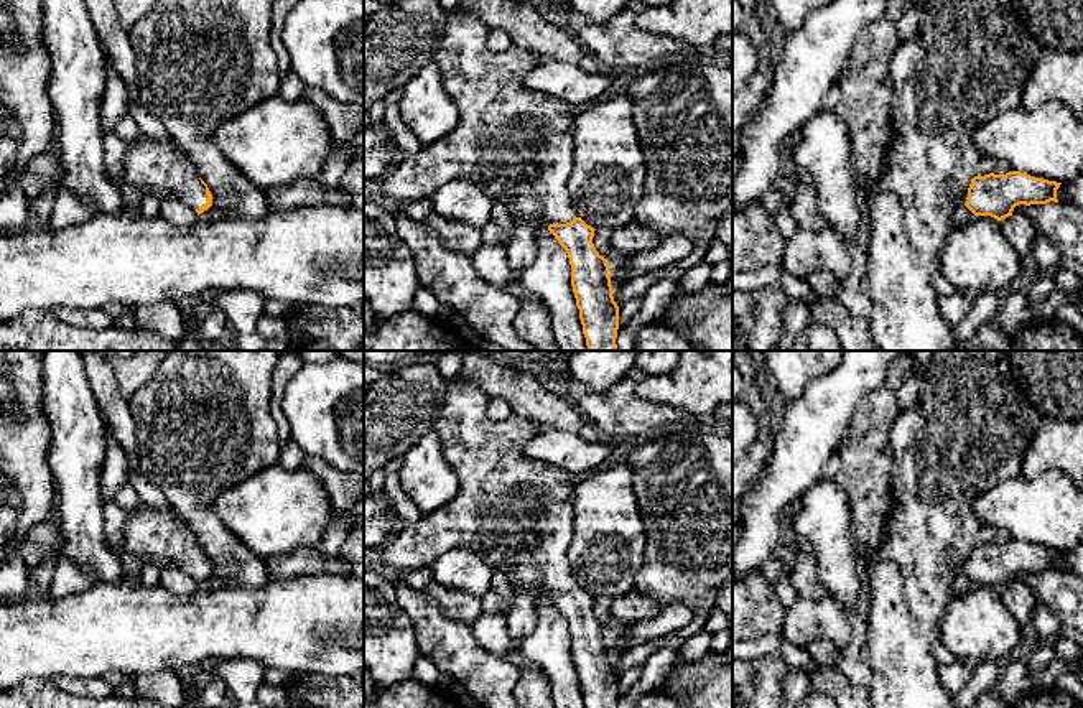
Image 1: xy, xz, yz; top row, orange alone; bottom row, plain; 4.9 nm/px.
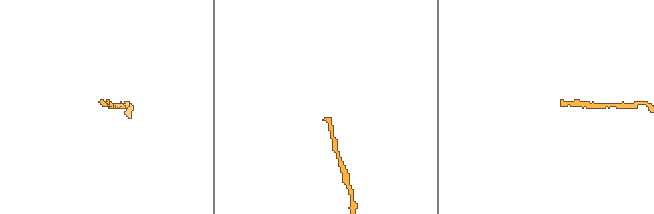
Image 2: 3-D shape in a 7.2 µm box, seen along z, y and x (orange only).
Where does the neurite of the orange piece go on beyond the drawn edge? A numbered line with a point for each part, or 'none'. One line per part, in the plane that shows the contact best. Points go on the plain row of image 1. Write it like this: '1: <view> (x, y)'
1: xy (158, 537)

